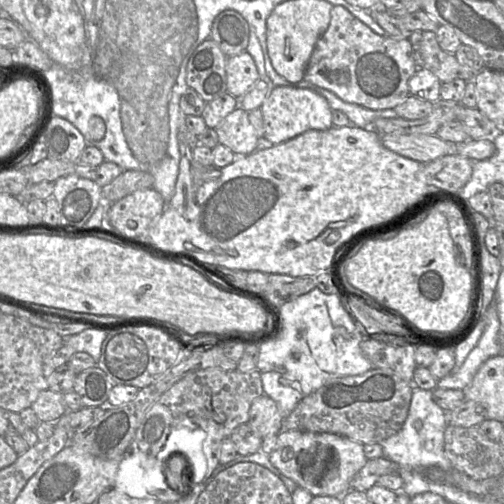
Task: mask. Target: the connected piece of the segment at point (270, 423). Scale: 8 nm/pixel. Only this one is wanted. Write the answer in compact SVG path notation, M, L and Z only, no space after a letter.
M263 394L250 407L248 424L262 438L278 435L283 430L283 417L276 402Z

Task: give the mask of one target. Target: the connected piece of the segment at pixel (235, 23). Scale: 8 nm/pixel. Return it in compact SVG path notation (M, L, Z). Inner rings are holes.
M224 10L213 21L210 39L218 44L227 58L246 51L250 37L250 26L247 20L235 10Z

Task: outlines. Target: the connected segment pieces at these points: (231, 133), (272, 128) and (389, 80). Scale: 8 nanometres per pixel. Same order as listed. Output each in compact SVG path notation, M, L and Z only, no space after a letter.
M237 107L216 128L219 143L229 148L236 156L248 156L260 147L249 117L249 112Z
M276 86L272 88L260 110L264 118L264 139L277 145L291 140L308 130L326 131L333 127L332 109L328 101L309 89Z
M333 5L328 28L315 45L304 79L333 92L347 103L357 104L371 110L384 110L394 109L406 100L410 95L408 82L417 70L415 54L408 39L378 35L346 8Z

